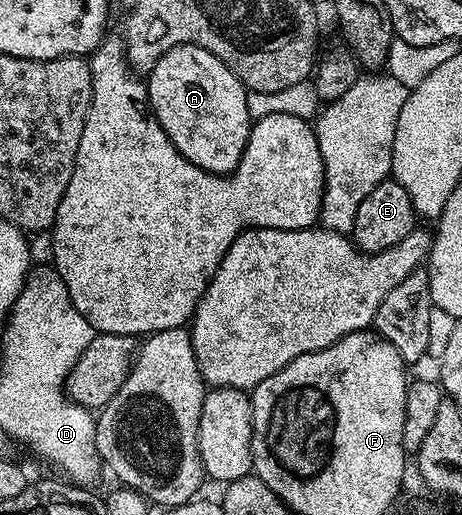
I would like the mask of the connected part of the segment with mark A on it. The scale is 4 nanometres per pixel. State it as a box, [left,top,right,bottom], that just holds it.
[146,46,252,174]

